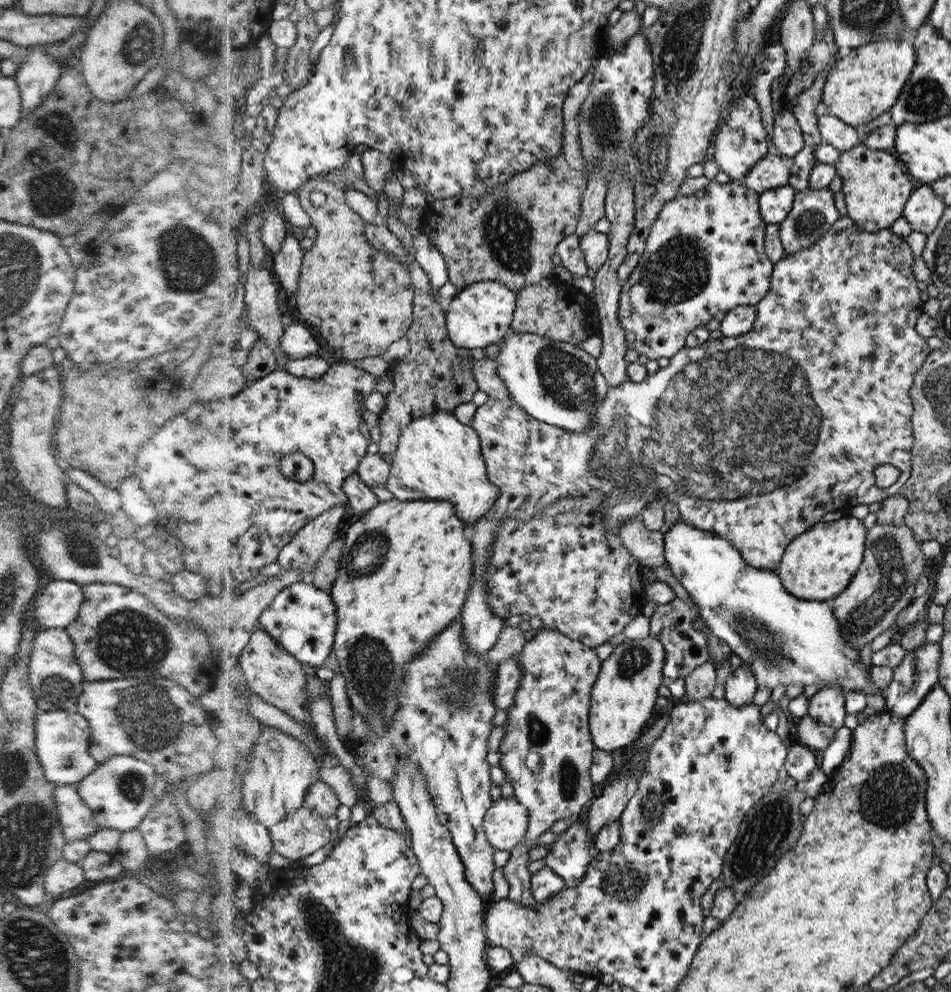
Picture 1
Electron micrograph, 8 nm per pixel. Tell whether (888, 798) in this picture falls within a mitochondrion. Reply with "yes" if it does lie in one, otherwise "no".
yes

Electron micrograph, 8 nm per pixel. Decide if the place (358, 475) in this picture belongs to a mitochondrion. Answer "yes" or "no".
no

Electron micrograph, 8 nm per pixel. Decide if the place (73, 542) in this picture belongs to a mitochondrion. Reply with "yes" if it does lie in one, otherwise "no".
yes

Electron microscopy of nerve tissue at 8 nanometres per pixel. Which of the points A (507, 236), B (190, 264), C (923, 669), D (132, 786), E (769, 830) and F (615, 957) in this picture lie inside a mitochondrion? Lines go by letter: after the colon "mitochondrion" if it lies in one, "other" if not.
A: mitochondrion
B: mitochondrion
C: other
D: mitochondrion
E: mitochondrion
F: other

